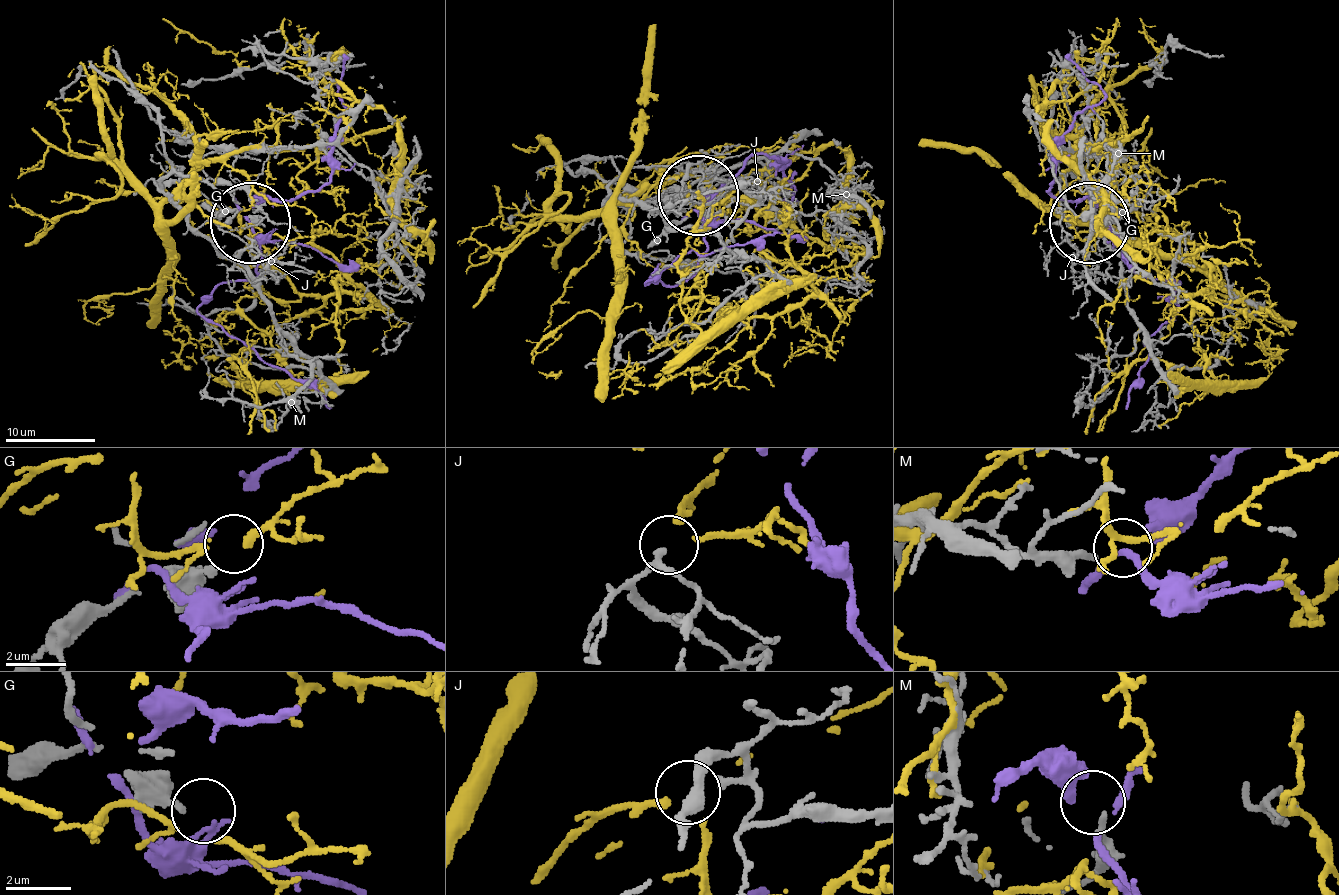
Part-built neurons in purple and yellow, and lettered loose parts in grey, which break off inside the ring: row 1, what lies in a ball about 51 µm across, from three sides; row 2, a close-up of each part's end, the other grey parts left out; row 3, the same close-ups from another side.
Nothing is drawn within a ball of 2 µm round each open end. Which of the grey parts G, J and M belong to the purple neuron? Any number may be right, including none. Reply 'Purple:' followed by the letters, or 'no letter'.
Purple: no letter

